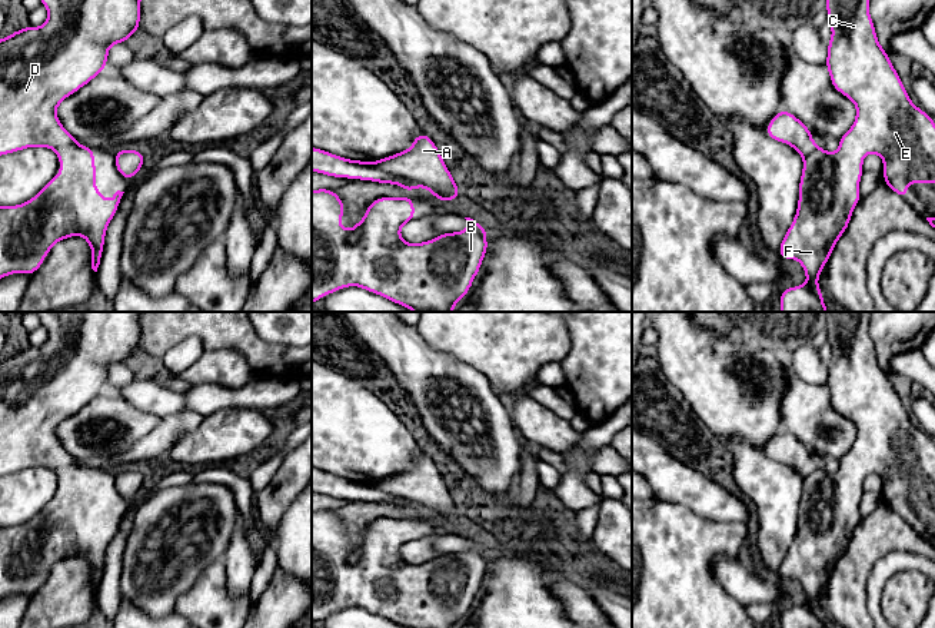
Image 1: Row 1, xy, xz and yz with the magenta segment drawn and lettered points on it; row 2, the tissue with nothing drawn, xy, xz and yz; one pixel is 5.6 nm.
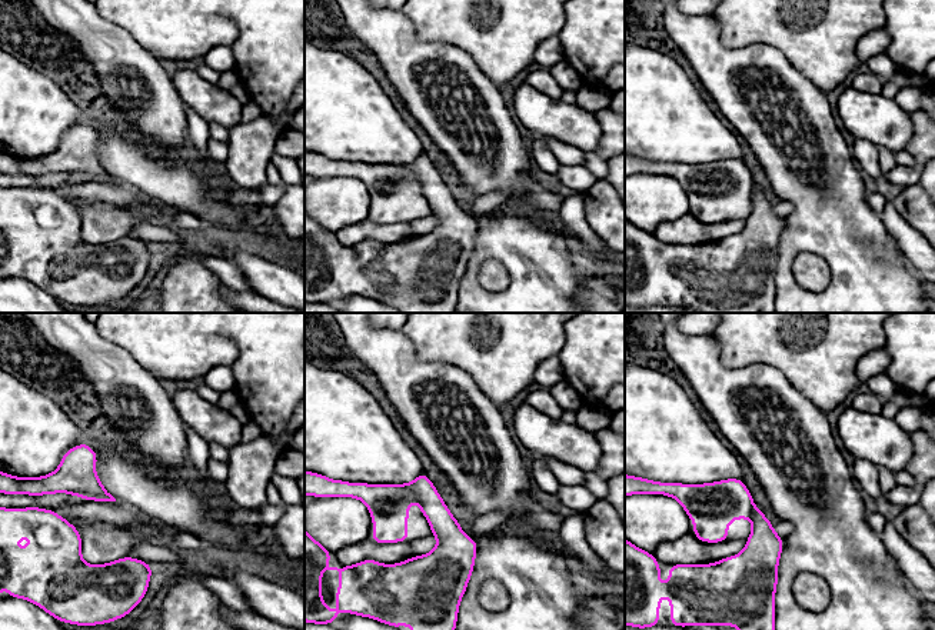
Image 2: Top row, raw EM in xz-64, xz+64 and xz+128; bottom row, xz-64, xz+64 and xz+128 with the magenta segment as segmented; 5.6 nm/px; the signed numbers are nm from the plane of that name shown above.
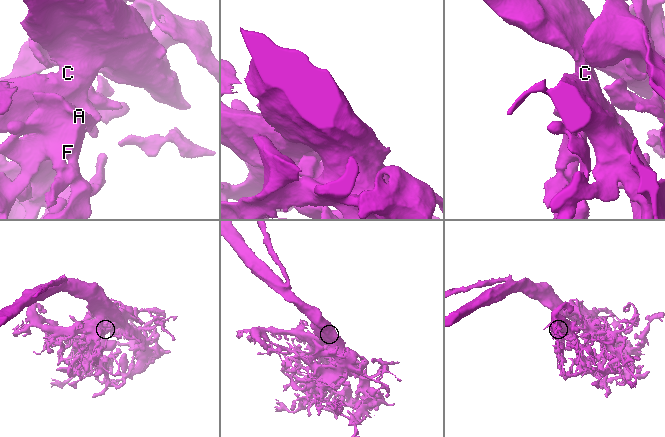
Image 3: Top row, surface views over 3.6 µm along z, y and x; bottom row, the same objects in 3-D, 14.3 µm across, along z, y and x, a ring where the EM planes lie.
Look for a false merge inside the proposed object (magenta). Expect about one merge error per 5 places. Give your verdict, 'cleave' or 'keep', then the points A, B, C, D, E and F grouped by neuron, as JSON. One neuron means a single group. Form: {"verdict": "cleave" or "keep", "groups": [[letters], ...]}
{"verdict": "keep", "groups": [["A", "B", "C", "D", "E", "F"]]}

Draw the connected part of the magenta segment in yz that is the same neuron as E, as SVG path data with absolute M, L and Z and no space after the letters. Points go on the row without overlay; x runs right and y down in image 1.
M871 312L825 313L828 343L832 348L825 386L835 411L855 423L856 439L839 458L839 469L833 475L818 468L811 449L785 429L779 431L765 449L771 459L792 466L803 478L798 531L782 559L778 577L799 581L808 602L782 609L781 628L825 628L818 598L861 519L861 476L876 474L884 479L884 502L902 519L908 518L908 504L935 504L934 439L911 422L888 373L878 362L868 329Z

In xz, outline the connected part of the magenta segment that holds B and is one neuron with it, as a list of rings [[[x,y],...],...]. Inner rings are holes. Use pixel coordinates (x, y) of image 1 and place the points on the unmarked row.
[[[330,509],[312,511],[312,624],[347,607],[359,607],[405,628],[453,628],[466,617],[488,572],[488,551],[470,538],[463,552],[440,554],[423,564],[402,561],[400,548],[415,539],[415,521],[377,518],[352,548],[337,548],[343,521]],[[329,572],[335,572],[335,602],[329,602]]]

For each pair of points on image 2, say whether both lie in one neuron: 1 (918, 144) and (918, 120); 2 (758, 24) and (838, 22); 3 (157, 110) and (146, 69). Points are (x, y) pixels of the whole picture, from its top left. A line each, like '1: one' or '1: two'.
1: one
2: one
3: one

